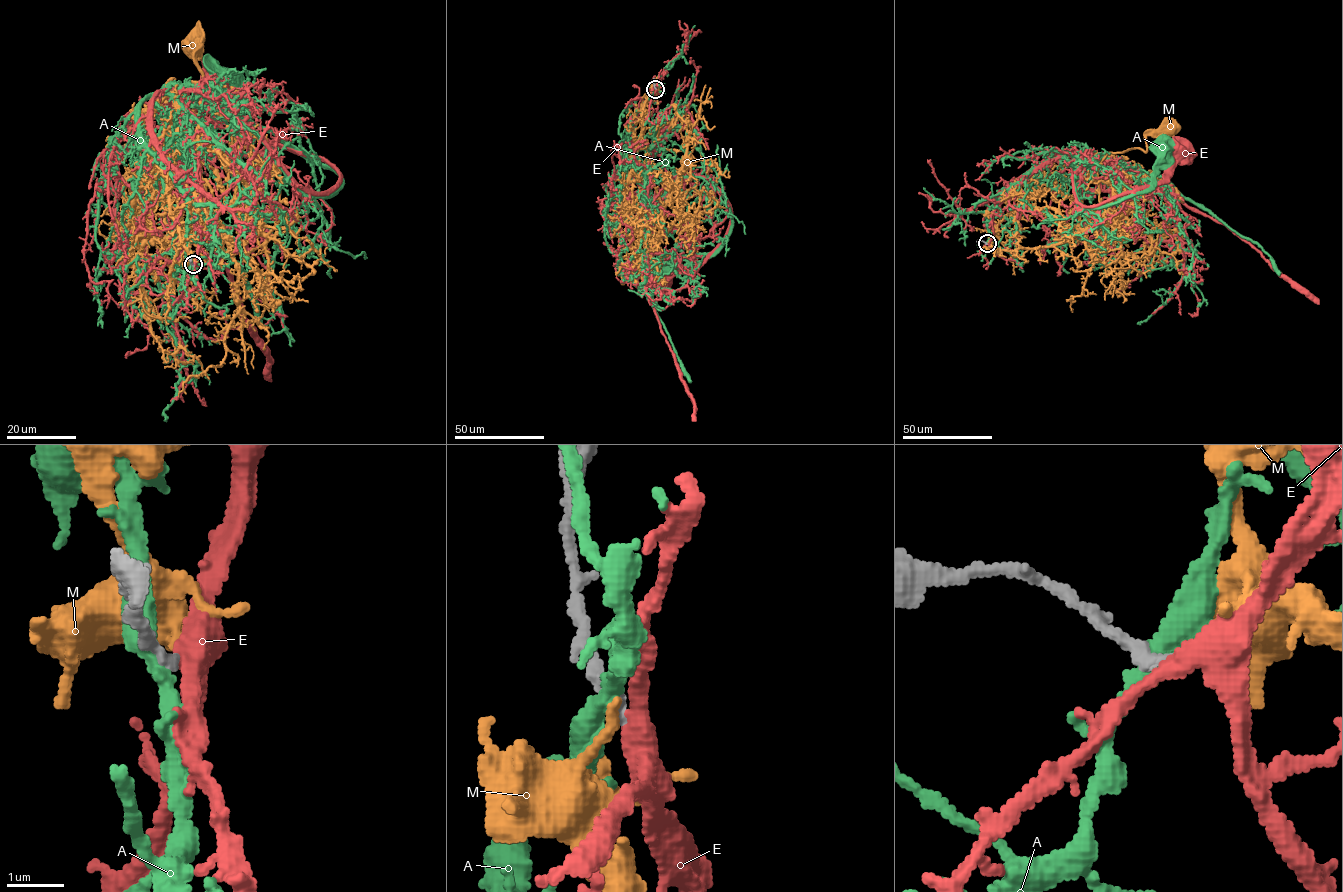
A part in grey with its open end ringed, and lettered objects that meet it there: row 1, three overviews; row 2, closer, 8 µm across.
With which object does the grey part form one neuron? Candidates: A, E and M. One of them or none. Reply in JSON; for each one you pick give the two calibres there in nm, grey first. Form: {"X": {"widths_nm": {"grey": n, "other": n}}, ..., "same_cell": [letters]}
{"E": {"widths_nm": {"grey": 200, "other": 340}}, "same_cell": ["E"]}

